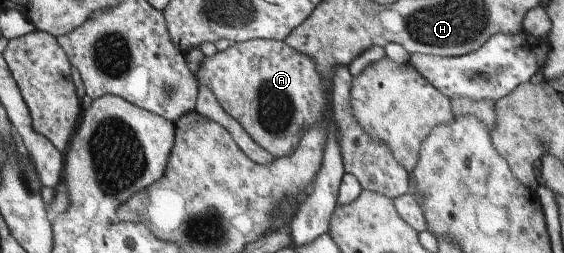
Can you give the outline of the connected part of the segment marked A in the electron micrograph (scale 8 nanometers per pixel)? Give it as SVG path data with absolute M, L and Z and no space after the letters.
M251 39L230 43L225 51L204 56L192 75L197 86L203 85L211 90L219 106L243 127L255 144L274 159L290 155L298 145L300 136L318 122L331 104L331 96L328 102L326 84L317 72L314 60L288 47L283 41Z

